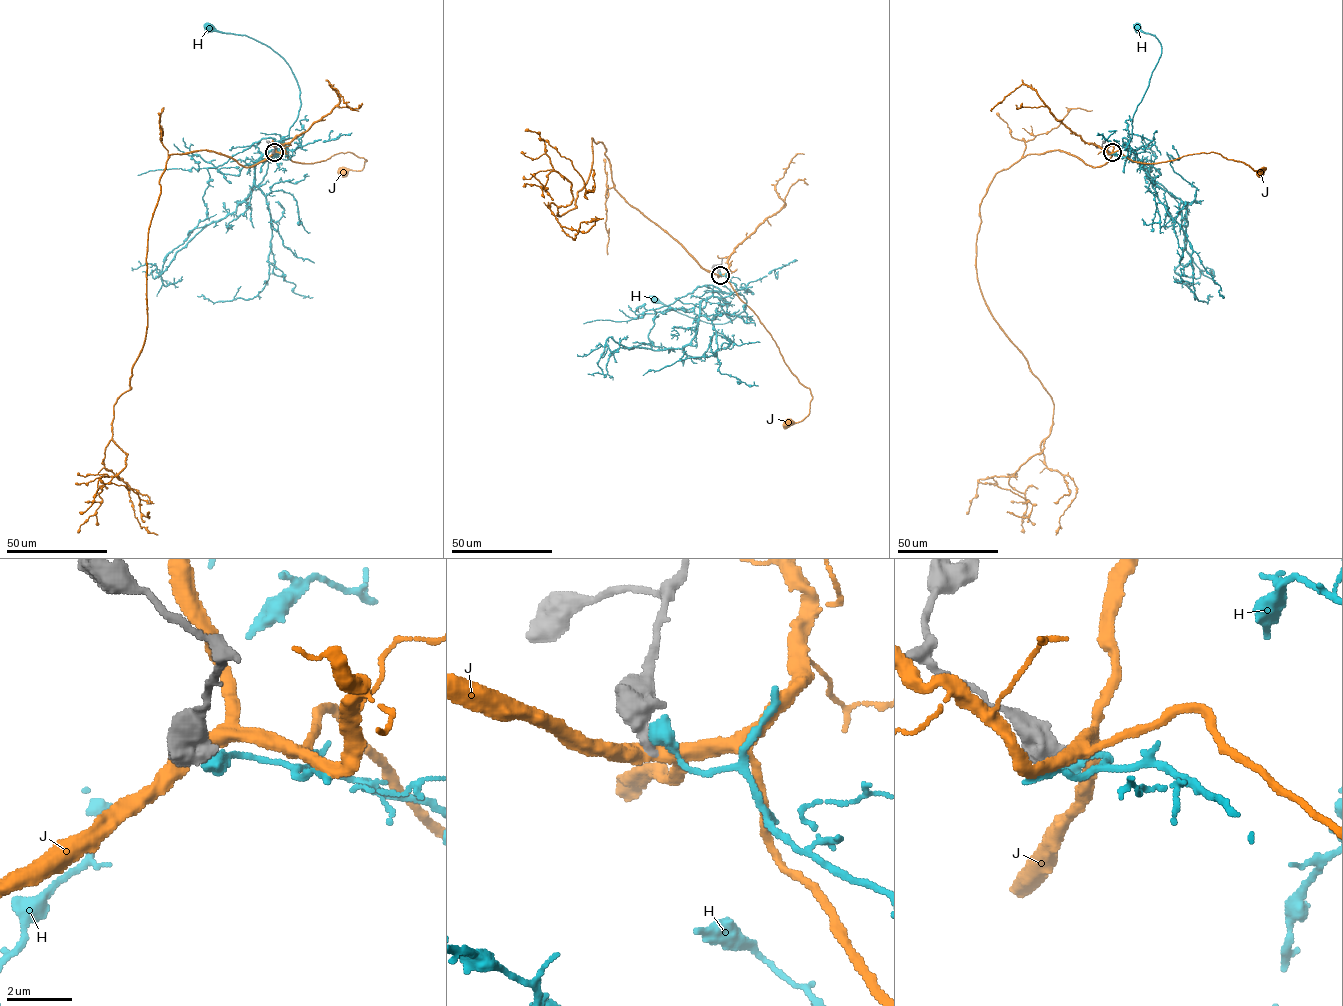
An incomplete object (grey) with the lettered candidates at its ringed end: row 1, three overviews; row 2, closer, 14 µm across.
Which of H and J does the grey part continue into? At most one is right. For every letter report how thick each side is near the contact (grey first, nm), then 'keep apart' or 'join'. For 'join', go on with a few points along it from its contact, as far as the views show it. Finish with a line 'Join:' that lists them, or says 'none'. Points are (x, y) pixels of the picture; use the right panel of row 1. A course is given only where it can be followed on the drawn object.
H: 400/550 nm | keep apart
J: 380/440 nm | keep apart
Join: none

